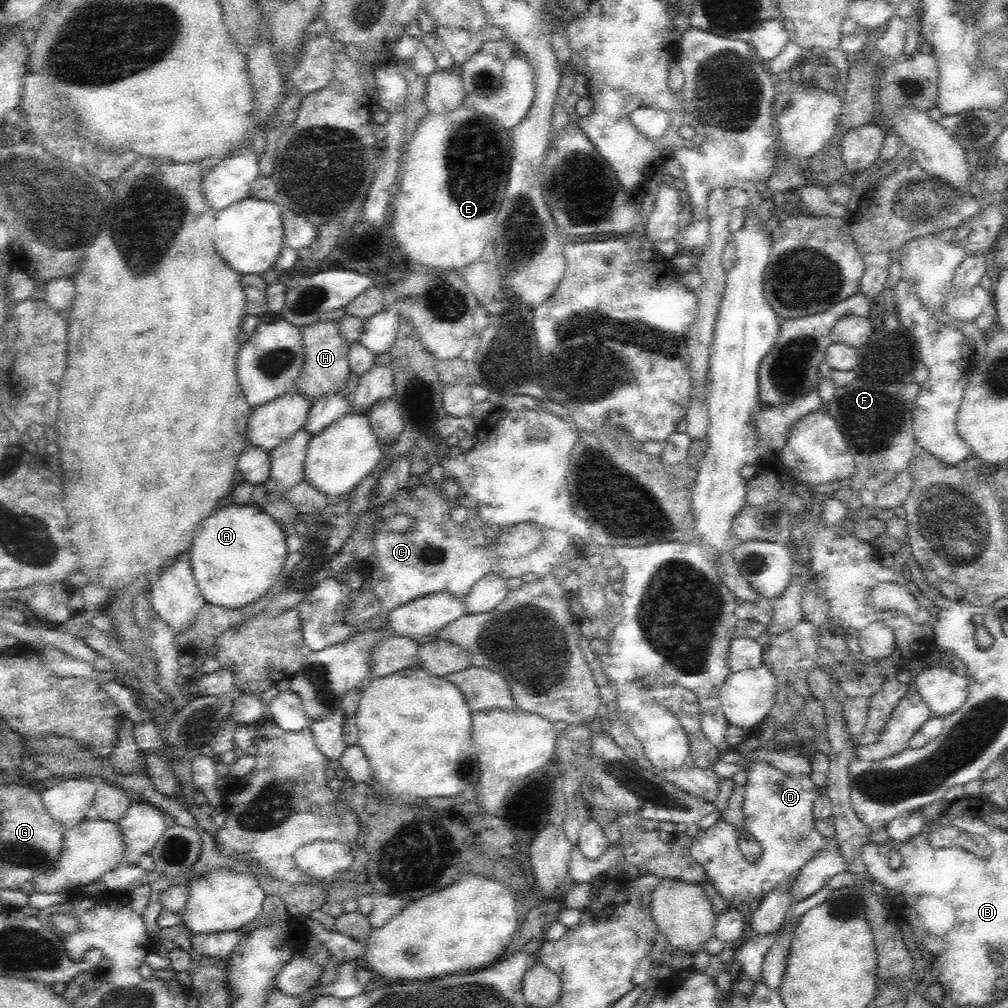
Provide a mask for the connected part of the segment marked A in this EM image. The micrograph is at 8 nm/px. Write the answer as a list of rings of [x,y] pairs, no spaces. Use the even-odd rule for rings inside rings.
[[[252,503],[230,505],[216,510],[202,524],[202,532],[196,532],[187,557],[190,561],[194,581],[206,603],[216,604],[226,608],[244,608],[252,602],[266,596],[278,577],[283,572],[288,552],[286,535],[272,516],[269,516],[260,506]]]

